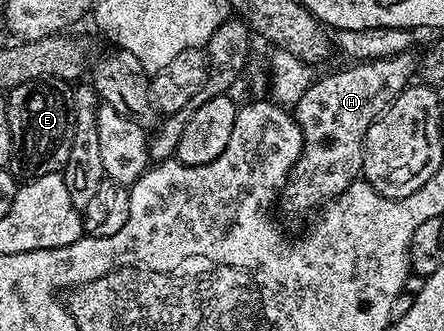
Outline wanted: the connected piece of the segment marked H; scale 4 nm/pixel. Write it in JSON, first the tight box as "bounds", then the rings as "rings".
{"bounds":[278,52,418,213],"rings":[[[411,52],[399,53],[393,57],[380,57],[377,61],[352,63],[349,69],[340,69],[337,73],[328,73],[325,77],[317,76],[294,106],[294,116],[302,131],[302,151],[294,163],[284,188],[278,194],[279,204],[284,204],[288,213],[308,213],[319,210],[333,201],[346,187],[350,187],[361,176],[364,167],[364,140],[366,131],[394,103],[396,96],[407,89],[412,76],[417,76],[418,61]]]}

